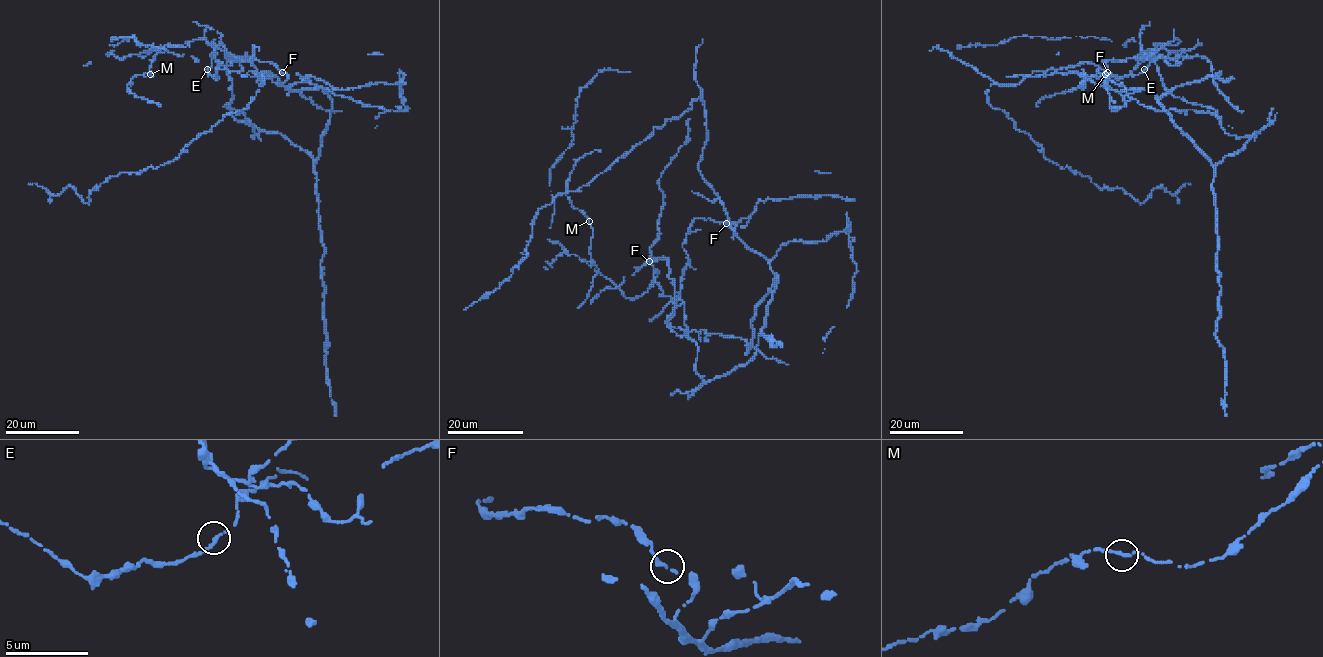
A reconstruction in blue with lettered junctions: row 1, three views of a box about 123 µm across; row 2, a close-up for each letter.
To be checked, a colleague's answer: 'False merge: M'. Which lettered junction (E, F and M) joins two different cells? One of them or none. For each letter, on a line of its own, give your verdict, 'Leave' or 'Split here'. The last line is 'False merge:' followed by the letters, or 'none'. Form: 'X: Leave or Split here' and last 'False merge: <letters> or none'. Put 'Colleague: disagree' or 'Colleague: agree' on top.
Colleague: disagree
E: Leave
F: Leave
M: Leave
False merge: none

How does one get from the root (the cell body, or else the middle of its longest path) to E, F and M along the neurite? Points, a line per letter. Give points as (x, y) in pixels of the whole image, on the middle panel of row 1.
E: (759, 336), (751, 359), (705, 381), (697, 344), (666, 324), (667, 259), (649, 261)
F: (759, 336), (778, 276), (764, 257), (737, 235), (728, 221), (732, 222), (726, 223)
M: (759, 336), (751, 359), (705, 381), (697, 344), (666, 324), (667, 259), (628, 298), (598, 273), (589, 221)

